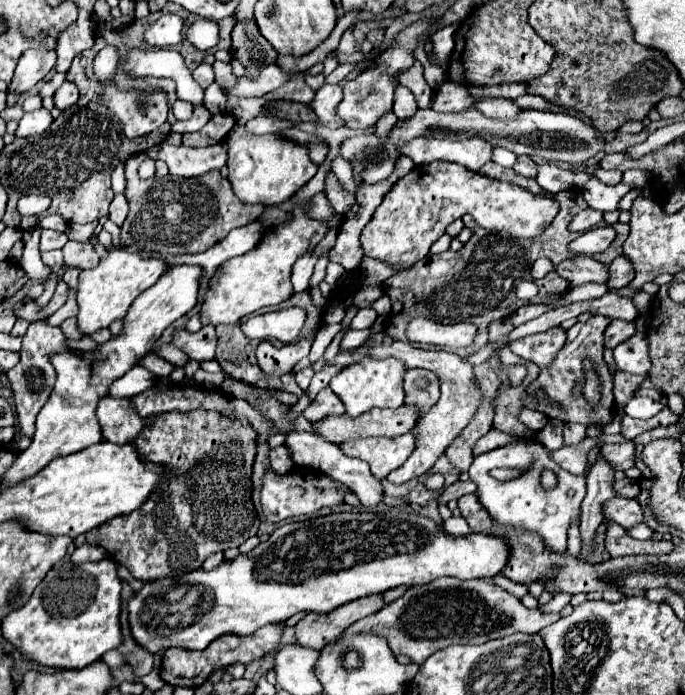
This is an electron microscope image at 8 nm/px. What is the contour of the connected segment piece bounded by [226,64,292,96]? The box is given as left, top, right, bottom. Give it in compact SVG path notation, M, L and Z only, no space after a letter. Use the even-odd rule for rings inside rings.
M270 64L254 78L246 78L246 76L238 78L236 88L226 92L226 94L234 94L234 96L264 96L268 92L274 92L282 84L286 84L290 78L292 76L288 72L282 72L282 68L278 68L278 64Z

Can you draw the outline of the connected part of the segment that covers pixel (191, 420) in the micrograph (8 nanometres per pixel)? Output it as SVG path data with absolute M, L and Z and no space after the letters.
M196 410L186 414L158 414L156 420L152 420L152 426L144 428L142 434L134 440L134 446L138 448L144 460L164 462L168 466L166 484L156 490L150 500L146 500L142 508L138 508L138 512L130 512L130 516L118 516L116 520L108 520L106 524L102 524L102 528L86 532L86 542L102 546L108 556L116 564L126 566L134 578L150 582L166 576L184 576L188 572L194 572L202 568L204 560L210 554L238 546L240 538L248 540L250 536L256 536L258 514L250 498L250 474L256 454L256 440L258 436L246 420L220 416L218 412Z

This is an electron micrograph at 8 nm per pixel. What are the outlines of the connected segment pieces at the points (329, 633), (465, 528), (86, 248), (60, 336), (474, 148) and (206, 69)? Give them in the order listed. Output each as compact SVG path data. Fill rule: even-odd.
M384 594L366 596L362 600L352 600L350 604L338 606L328 614L308 614L296 624L298 642L306 648L322 650L326 644L338 640L344 628L354 624L360 618L366 618L386 606Z
M458 516L458 518L450 518L450 520L446 520L444 522L444 530L450 534L450 536L468 536L472 530L470 530L470 526L466 524L466 520L462 518L462 516Z
M66 242L62 252L66 254L64 256L66 266L76 266L76 268L85 270L96 268L100 262L100 258L90 242Z
M30 324L28 332L24 334L22 340L22 350L20 350L20 362L18 366L14 366L12 370L8 370L8 380L10 386L14 390L14 400L16 400L16 416L18 416L18 426L20 426L20 434L32 438L34 434L34 420L36 414L40 412L40 408L46 404L52 386L56 382L56 372L54 366L50 364L50 354L58 354L58 352L74 352L74 354L82 354L78 350L70 350L68 348L68 340L62 332L60 326L50 326L50 324Z
M472 136L466 140L424 140L416 138L408 144L400 144L398 150L412 158L414 164L430 164L434 160L456 162L468 170L478 172L486 162L490 162L494 144L482 136Z
M200 64L200 66L192 72L192 76L194 76L194 80L196 80L202 88L206 88L206 86L210 86L210 84L214 82L214 72L212 72L212 66L210 66L210 64Z

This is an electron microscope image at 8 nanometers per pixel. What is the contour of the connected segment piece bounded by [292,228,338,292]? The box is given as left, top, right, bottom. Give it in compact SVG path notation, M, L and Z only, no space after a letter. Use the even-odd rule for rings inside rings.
M336 228L328 230L326 238L312 250L312 252L306 252L304 256L300 256L292 268L292 284L294 284L294 292L304 292L308 286L310 286L310 278L312 278L312 270L314 270L314 264L316 264L316 258L326 250L326 248L332 248L334 240L336 240Z

